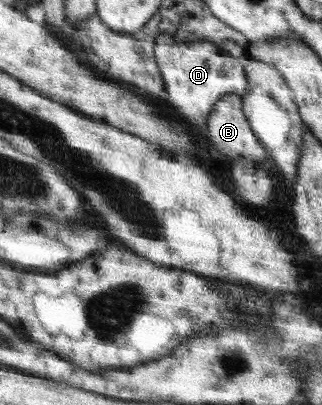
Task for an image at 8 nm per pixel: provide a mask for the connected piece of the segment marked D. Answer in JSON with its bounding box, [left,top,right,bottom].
[155,34,249,127]

